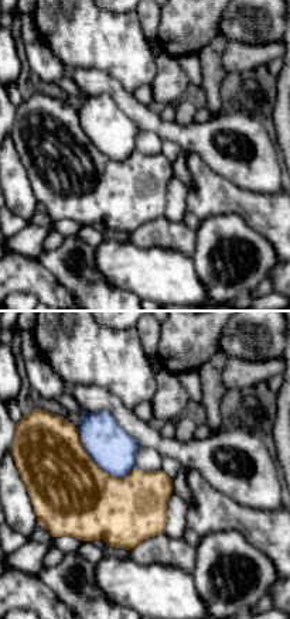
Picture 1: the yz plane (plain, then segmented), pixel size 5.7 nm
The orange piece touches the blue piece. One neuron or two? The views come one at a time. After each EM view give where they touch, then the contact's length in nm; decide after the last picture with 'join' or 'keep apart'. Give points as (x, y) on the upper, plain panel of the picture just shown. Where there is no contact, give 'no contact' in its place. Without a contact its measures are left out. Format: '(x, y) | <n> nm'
(98, 150) | 400 nm

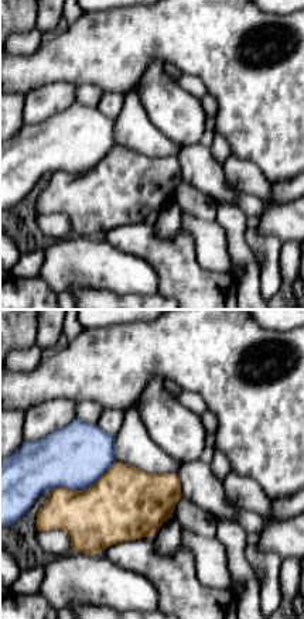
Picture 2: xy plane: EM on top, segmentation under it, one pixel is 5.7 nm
(82, 173) | 400 nm

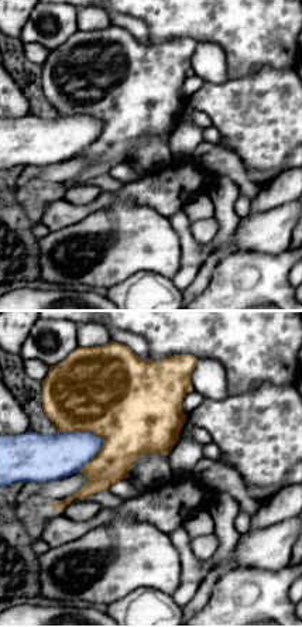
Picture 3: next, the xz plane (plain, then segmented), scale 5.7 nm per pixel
(82, 113) | 280 nm

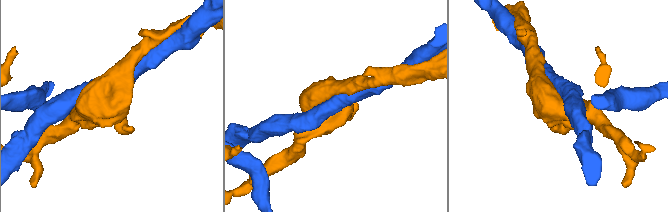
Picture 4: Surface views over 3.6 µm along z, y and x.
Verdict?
keep apart

